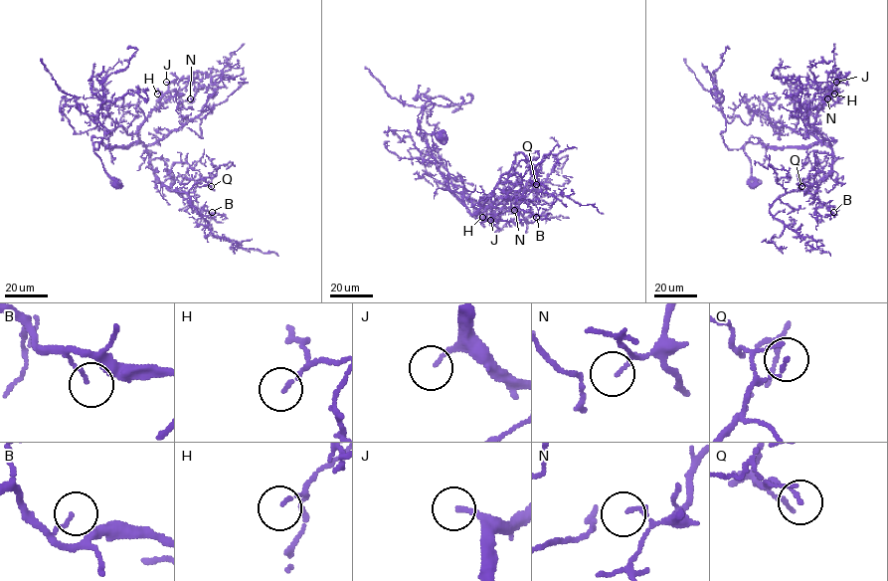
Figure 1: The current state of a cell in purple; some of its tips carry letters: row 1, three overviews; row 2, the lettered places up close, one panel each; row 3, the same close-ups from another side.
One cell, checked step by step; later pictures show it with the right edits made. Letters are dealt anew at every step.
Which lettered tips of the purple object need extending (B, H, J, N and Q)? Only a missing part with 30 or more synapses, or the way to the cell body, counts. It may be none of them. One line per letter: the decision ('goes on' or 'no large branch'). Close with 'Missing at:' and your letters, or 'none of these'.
B: no large branch
H: no large branch
J: goes on
N: no large branch
Q: no large branch
Missing at: J

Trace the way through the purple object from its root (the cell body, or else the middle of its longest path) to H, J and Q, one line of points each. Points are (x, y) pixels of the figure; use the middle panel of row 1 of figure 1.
H: (440, 136), (419, 127), (448, 189), (462, 202), (470, 198), (484, 207), (482, 217)
J: (440, 136), (419, 127), (448, 189), (462, 202), (470, 198), (488, 209), (490, 220)
Q: (440, 136), (427, 134), (419, 127), (439, 172), (472, 215), (496, 188), (508, 199), (520, 200), (536, 184)

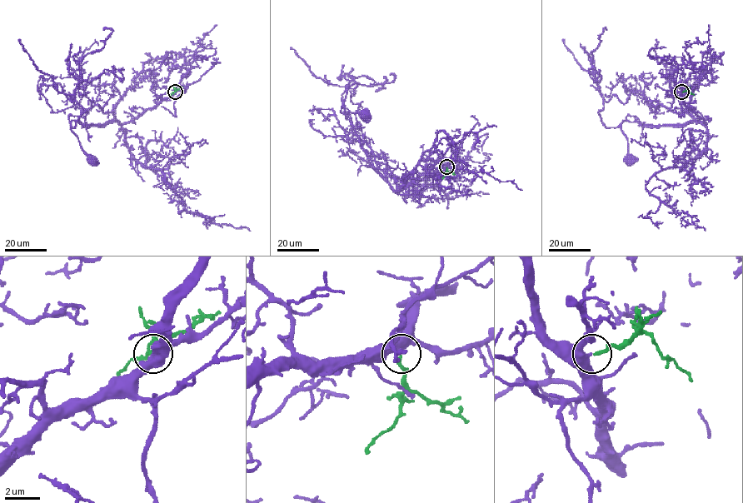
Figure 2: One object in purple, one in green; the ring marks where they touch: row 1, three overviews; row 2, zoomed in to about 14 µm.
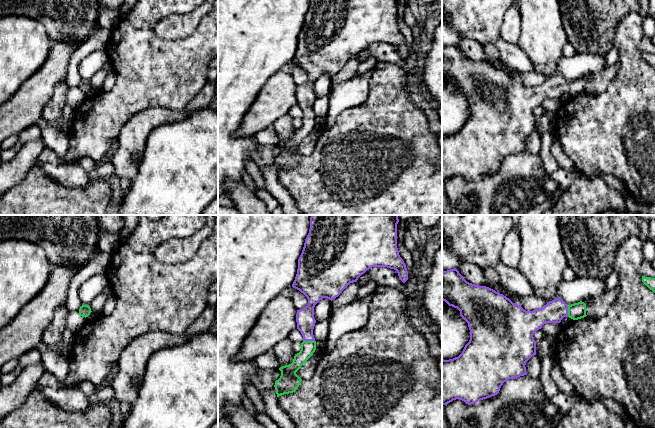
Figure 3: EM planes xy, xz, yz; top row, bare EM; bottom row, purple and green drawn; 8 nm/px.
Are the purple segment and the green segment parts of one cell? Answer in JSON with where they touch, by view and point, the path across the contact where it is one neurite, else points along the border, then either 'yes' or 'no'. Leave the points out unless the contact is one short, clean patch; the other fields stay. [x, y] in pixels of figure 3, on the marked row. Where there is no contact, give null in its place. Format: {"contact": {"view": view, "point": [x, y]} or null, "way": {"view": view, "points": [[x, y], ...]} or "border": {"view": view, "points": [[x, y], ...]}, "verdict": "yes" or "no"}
{"contact": {"view": "xz", "point": [309, 340]}, "verdict": "yes"}

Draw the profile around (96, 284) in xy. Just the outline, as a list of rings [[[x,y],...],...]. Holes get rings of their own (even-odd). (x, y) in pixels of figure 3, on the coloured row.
[[[106,273],[96,274],[85,282],[79,288],[79,297],[83,305],[89,305],[91,301],[101,292],[109,288]]]

